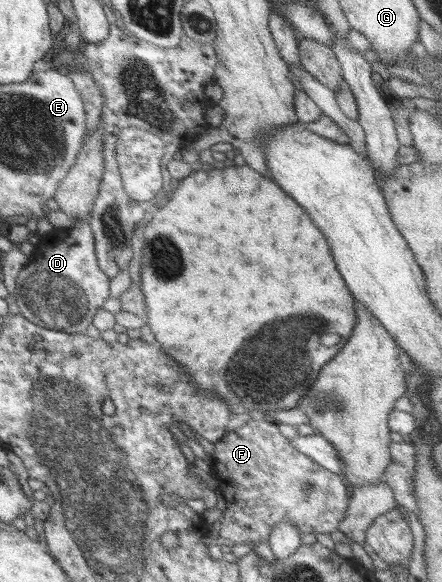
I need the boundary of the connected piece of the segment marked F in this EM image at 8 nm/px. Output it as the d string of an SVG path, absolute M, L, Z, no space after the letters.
M254 416L234 431L227 431L214 443L212 474L219 483L218 490L227 501L222 518L216 523L220 541L229 539L236 545L254 547L267 542L274 527L281 522L291 524L300 534L330 534L337 531L348 508L350 490L340 474L320 467L316 461L298 453L292 441L278 431L278 425L269 419Z

